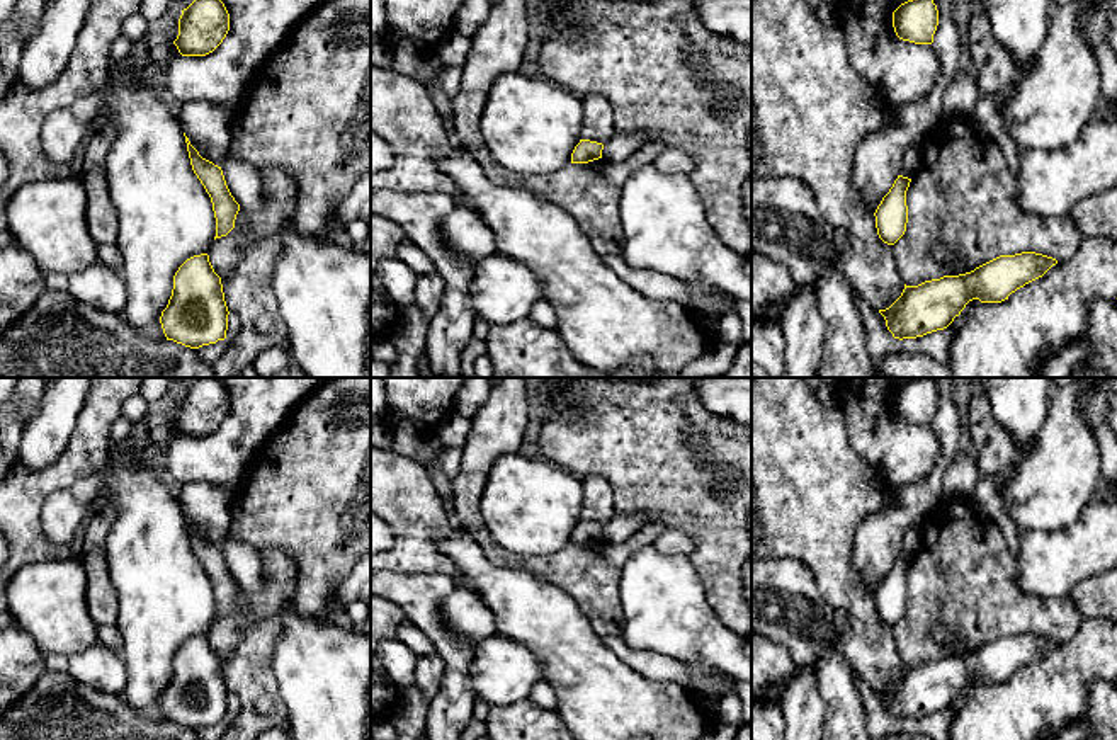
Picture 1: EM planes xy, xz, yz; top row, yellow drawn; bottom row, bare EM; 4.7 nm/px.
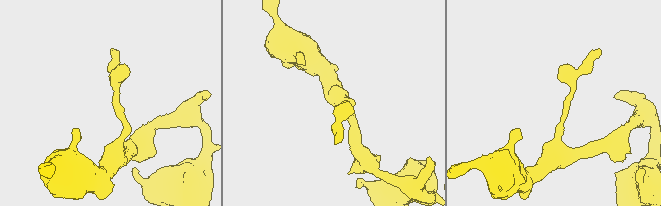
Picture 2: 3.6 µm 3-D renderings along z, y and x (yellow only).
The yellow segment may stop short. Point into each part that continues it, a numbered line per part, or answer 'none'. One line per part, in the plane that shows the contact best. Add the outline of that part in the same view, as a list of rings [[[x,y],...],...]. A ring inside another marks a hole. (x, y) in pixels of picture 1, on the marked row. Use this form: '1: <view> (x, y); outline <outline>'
none

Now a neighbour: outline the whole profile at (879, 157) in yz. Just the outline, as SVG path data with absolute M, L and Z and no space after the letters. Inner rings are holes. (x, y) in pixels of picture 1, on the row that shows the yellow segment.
M933 0L938 26L932 48L938 56L938 75L928 95L906 105L889 105L886 124L870 133L857 148L852 184L860 204L876 213L882 197L899 175L908 148L920 145L927 133L942 119L942 100L959 71L959 31L954 22L954 2Z

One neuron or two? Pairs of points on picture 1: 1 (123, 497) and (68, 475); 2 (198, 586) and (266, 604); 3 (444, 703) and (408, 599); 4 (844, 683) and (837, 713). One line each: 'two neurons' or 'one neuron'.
1: two neurons
2: two neurons
3: one neuron
4: one neuron

